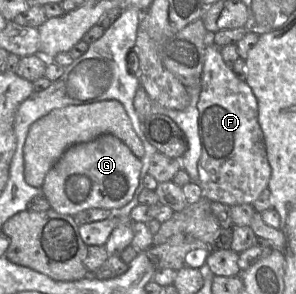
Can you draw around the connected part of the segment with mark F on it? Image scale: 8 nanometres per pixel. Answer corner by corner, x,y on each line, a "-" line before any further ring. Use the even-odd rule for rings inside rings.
208,32
208,45
205,49
205,62
201,77
201,93
197,104
202,150
198,162
200,187
203,197
210,201
221,202
230,207
242,204
252,205
265,189
269,189
271,179
264,135
258,121
258,102
250,86
240,80
232,68
225,64
220,49
221,47
214,44
214,33

